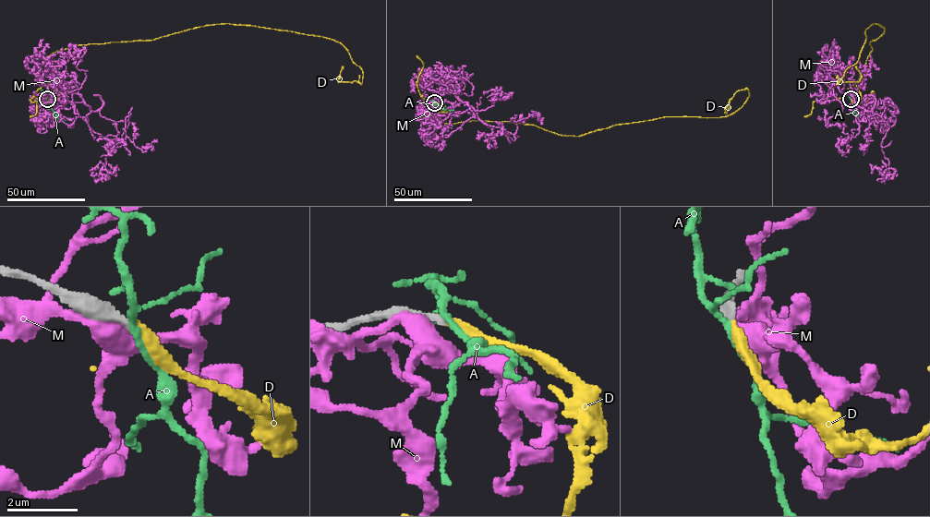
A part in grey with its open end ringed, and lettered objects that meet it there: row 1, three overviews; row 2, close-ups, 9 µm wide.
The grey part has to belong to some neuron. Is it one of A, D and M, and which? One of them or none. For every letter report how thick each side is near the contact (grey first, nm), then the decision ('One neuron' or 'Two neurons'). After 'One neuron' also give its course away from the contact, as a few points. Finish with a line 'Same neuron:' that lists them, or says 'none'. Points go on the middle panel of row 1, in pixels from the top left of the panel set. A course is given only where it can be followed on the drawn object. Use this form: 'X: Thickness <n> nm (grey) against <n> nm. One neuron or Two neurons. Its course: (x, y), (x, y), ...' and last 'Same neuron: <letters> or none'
A: Thickness 240 nm (grey) against 150 nm. Two neurons
D: Thickness 240 nm (grey) against 320 nm. One neuron. Its course: (434, 102), (447, 112), (431, 106), (428, 117), (447, 124), (580, 136), (726, 116), (748, 90), (730, 107)
M: Thickness 440 nm (grey) against 400 nm. Two neurons
Same neuron: D

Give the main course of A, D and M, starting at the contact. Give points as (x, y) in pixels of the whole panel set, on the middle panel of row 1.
A: (434, 102), (445, 110), (453, 110)
D: (434, 102), (447, 112), (431, 106), (428, 117), (447, 124), (580, 136), (726, 116), (748, 90), (730, 107)
M: (432, 102), (432, 122), (470, 107), (477, 116), (432, 147), (423, 139), (435, 126), (423, 124), (428, 119)

